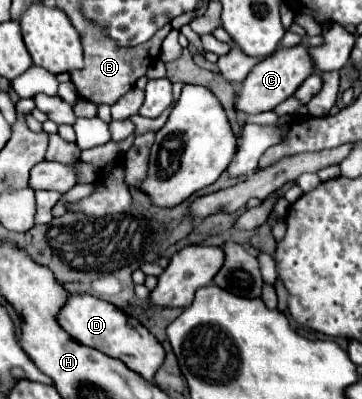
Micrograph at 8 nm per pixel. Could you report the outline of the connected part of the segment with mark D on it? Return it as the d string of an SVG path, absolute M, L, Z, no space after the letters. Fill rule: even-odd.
M70 294L68 302L58 314L60 326L76 340L82 342L84 346L92 346L112 358L122 360L130 370L142 374L146 380L154 382L154 376L158 368L164 364L166 352L162 344L156 340L154 334L150 334L136 318L128 316L120 308L112 306L106 300L100 300L90 294Z

